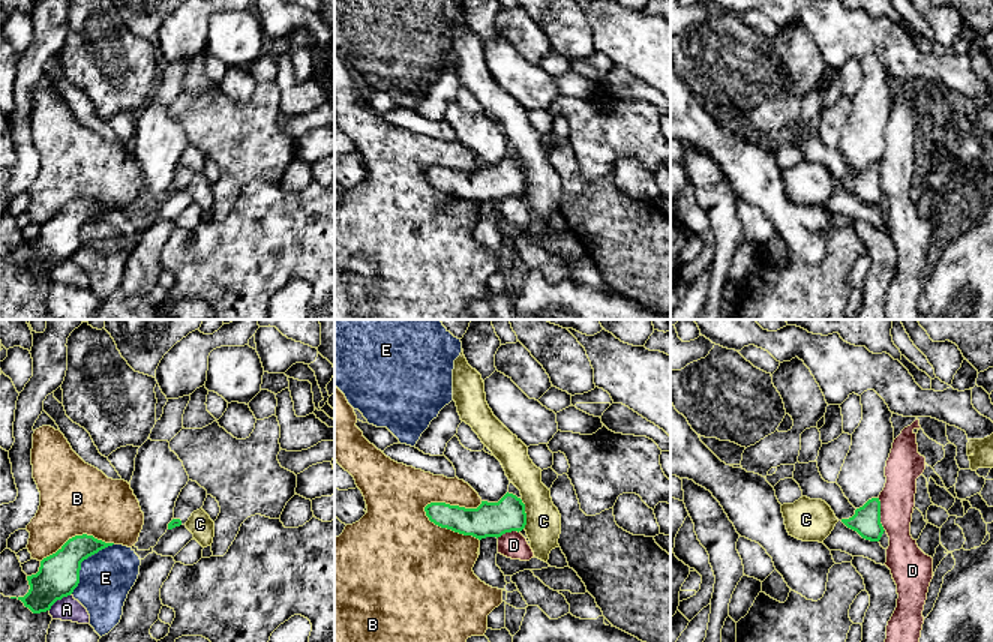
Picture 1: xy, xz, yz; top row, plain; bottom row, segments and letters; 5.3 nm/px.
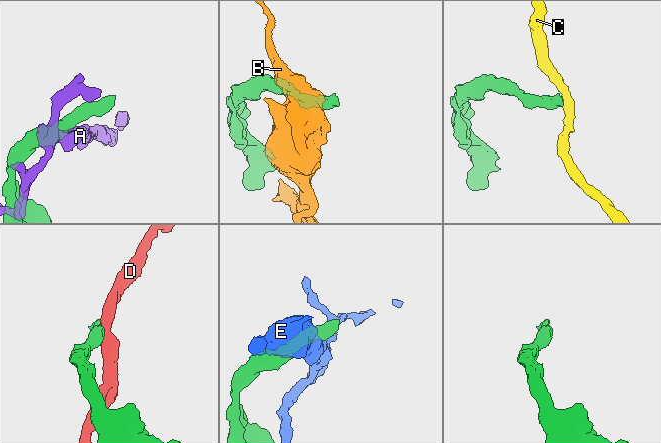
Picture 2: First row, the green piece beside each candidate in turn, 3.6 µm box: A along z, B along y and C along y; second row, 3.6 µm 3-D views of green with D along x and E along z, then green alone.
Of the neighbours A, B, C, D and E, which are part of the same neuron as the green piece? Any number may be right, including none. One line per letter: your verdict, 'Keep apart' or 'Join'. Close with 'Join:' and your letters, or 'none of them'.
A: Keep apart
B: Keep apart
C: Keep apart
D: Keep apart
E: Keep apart
Join: none of them

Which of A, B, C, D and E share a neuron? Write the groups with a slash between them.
A / B / C / D / E

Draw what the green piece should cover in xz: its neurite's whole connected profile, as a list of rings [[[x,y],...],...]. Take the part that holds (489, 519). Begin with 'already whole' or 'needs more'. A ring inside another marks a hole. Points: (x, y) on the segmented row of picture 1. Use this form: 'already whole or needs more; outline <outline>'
already whole; outline [[[508,492],[498,502],[482,501],[477,508],[430,502],[424,512],[435,525],[478,540],[519,532],[526,525],[525,504]]]

